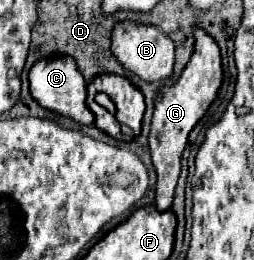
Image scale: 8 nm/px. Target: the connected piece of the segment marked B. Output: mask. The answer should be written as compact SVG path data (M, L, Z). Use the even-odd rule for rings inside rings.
M117 22L111 32L111 52L115 58L133 74L143 80L161 80L169 78L173 72L175 50L169 36L161 32L161 28L153 24L139 24L139 22Z

